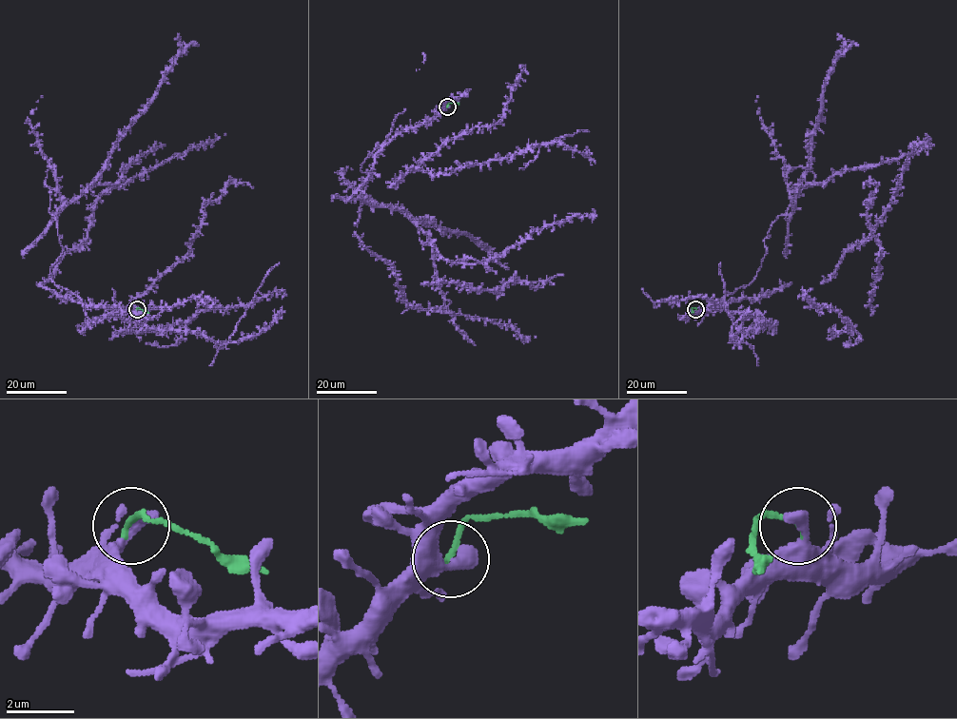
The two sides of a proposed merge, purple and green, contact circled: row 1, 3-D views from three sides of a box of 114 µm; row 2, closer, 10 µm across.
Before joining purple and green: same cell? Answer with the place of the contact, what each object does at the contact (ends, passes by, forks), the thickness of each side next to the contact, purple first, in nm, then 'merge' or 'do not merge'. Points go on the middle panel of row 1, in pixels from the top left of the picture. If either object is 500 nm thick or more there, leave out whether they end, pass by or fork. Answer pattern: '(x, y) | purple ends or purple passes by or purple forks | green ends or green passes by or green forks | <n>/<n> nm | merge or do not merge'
(447, 106) | purple ends | green ends | 460/200 nm | do not merge

